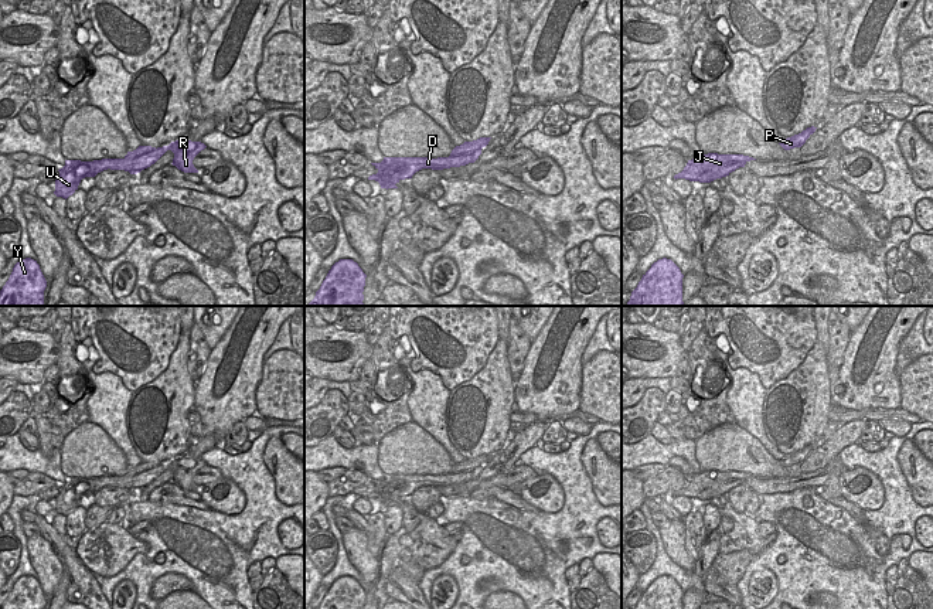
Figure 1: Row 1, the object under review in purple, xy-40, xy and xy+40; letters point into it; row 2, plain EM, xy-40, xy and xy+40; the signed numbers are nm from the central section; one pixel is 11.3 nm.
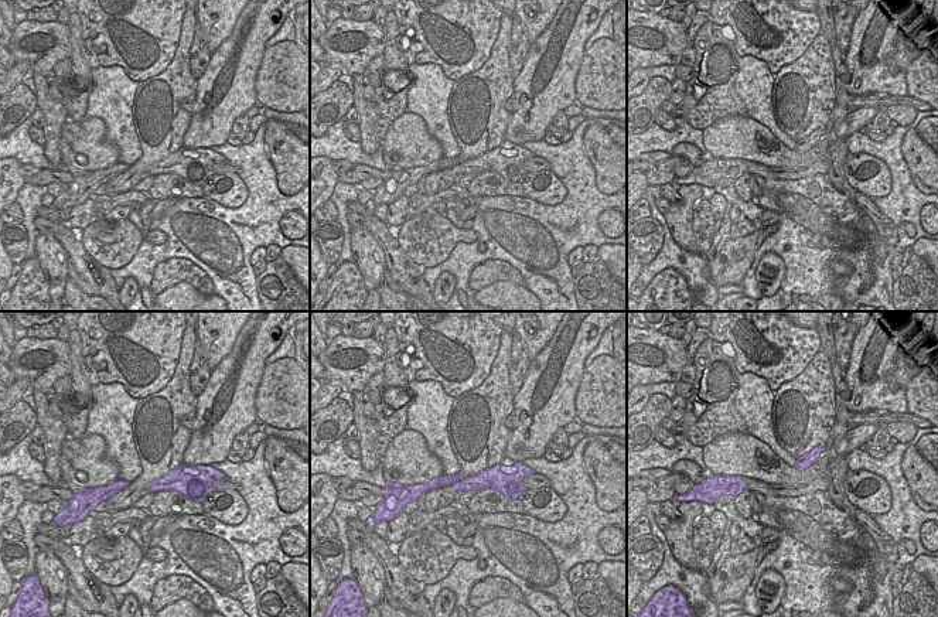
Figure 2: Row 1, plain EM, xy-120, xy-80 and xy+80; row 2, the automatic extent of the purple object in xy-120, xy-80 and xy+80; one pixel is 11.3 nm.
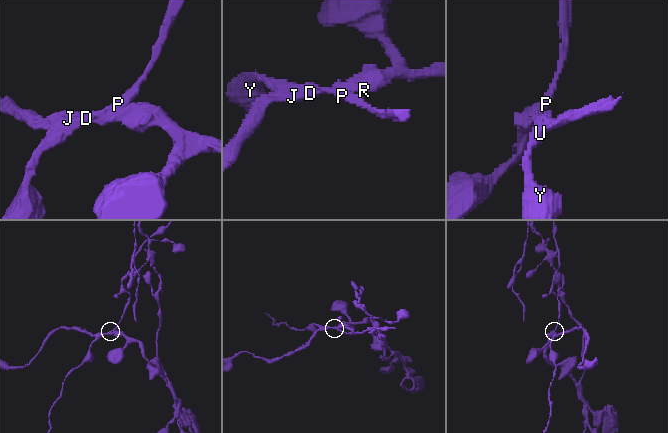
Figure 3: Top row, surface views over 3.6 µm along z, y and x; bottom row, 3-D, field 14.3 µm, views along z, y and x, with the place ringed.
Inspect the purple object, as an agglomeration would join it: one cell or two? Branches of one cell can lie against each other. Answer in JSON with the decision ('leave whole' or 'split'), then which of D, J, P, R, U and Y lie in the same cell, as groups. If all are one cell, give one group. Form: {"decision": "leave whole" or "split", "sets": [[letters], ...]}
{"decision": "split", "sets": [["D", "J", "R"], ["P", "U", "Y"]]}

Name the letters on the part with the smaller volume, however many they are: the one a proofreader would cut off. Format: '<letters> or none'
P, U, Y.

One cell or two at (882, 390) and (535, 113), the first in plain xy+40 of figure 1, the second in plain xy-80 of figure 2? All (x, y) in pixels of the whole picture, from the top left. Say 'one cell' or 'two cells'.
one cell

